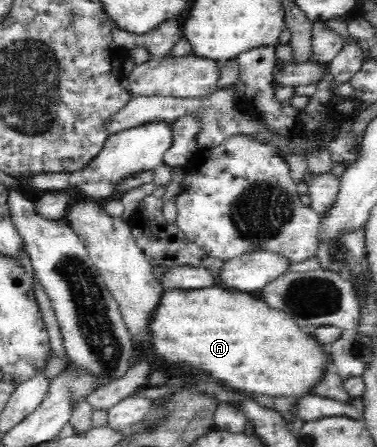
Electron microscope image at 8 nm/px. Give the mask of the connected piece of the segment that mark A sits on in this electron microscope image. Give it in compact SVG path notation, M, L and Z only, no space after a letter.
M217 284L196 290L165 290L162 302L152 320L152 354L170 365L186 364L194 370L217 378L222 383L260 396L272 398L303 398L326 378L332 367L331 354L314 337L312 329L305 330L288 313L270 307L255 294L230 291Z

